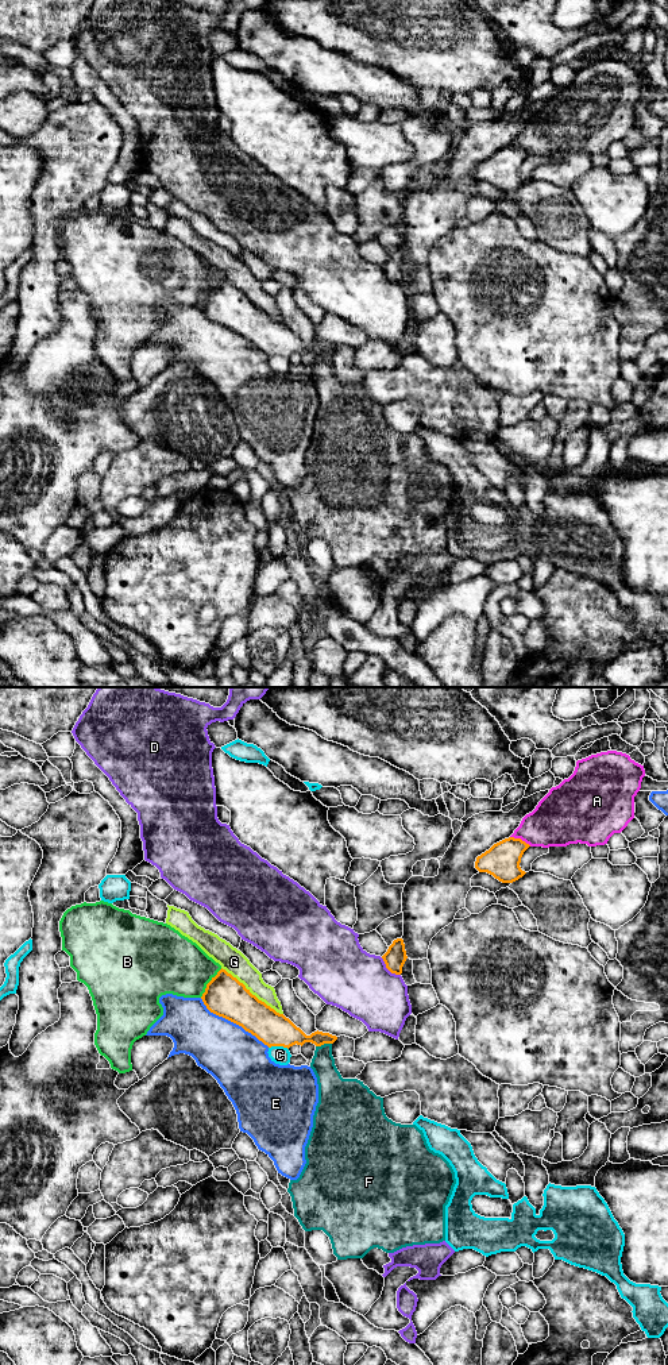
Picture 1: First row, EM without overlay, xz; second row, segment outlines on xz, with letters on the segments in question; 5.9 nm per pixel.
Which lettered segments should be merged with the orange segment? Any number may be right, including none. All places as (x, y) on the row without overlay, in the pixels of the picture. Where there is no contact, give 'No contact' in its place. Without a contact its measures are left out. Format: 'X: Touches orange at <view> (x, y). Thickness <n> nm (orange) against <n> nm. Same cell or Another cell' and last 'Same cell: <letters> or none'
A: Touches orange at xz (520, 147). Thickness 220 nm (orange) against 300 nm. Another cell
B: Touches orange at xz (208, 292). Thickness 240 nm (orange) against 360 nm. Another cell
C: Touches orange at xz (278, 354). Thickness 200 nm (orange) against 110 nm. Another cell
D: Touches orange at xz (389, 278). Thickness 130 nm (orange) against 380 nm. Another cell
E: Touches orange at xz (234, 331). Thickness 240 nm (orange) against 360 nm. Another cell
F: Touches orange at xz (323, 353). Thickness 160 nm (orange) against 160 nm. Another cell
G: Touches orange at xz (251, 303). Thickness 240 nm (orange) against 150 nm. Another cell
Same cell: none

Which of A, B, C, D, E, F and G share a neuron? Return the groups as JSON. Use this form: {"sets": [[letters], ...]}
{"sets": [["A"], ["B"], ["C"], ["D"], ["E"], ["F", "G"]]}

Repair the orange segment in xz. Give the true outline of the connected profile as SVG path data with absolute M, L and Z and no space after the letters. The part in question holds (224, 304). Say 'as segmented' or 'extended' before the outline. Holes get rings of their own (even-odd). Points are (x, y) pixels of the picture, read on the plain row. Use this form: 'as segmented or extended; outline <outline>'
as segmented; outline M223 277L206 293L201 308L211 321L242 335L269 356L289 358L296 352L302 355L305 351L321 355L337 348L336 344L318 339L306 344L289 327L259 309Z

